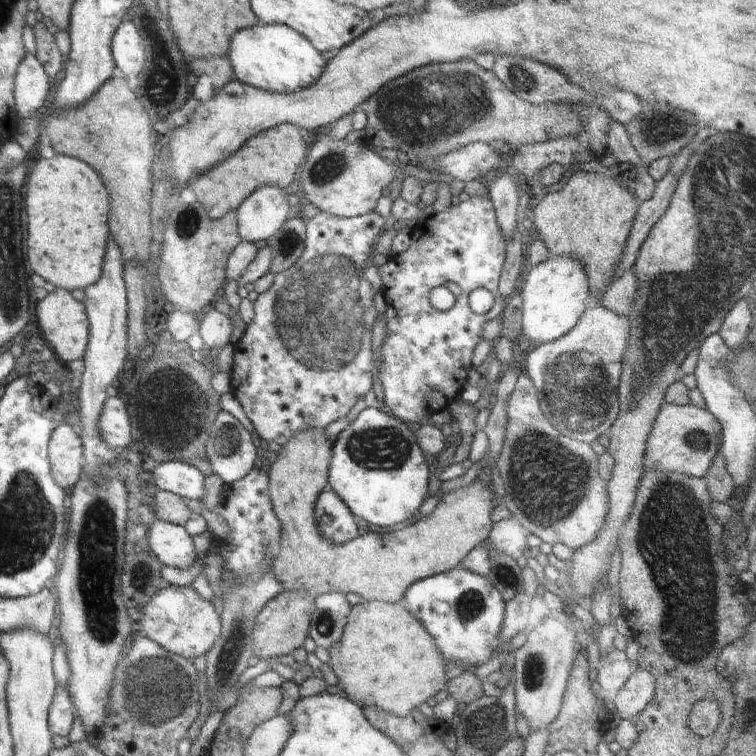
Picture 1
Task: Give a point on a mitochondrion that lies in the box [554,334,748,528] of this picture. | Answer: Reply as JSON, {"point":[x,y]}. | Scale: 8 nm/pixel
{"point":[695,442]}

